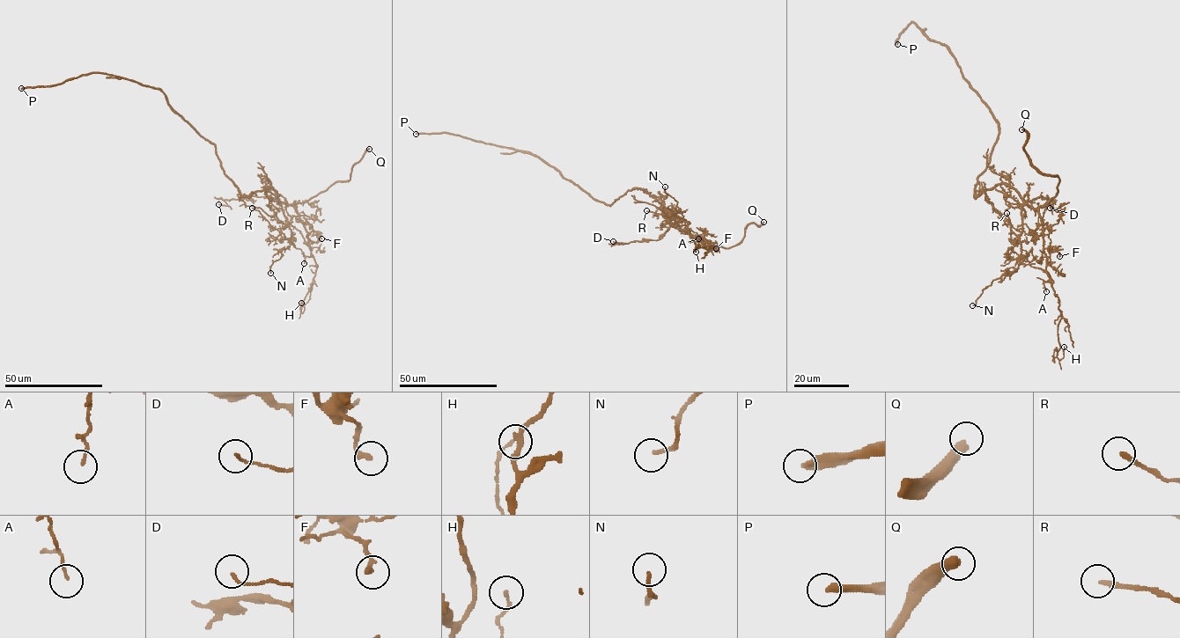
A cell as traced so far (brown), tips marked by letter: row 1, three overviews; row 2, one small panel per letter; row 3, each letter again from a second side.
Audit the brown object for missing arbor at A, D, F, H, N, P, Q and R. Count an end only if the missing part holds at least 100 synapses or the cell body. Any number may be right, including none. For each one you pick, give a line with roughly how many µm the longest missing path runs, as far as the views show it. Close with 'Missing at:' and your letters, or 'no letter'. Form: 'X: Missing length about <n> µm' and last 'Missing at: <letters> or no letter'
P: Missing length about 250 µm
Q: Missing length about 15 µm
Missing at: P, Q

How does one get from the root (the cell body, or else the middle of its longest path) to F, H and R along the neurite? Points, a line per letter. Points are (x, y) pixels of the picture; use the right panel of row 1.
F: (992, 147), (975, 195), (998, 184), (1011, 186), (1040, 216), (1043, 247), (1053, 246), (1059, 256)
H: (992, 147), (975, 195), (1004, 183), (1040, 216), (1046, 272), (1061, 312), (1059, 360), (1064, 347)
R: (992, 147), (975, 195), (1003, 183), (1018, 194), (1023, 202), (1021, 232), (1014, 245), (1006, 213)

